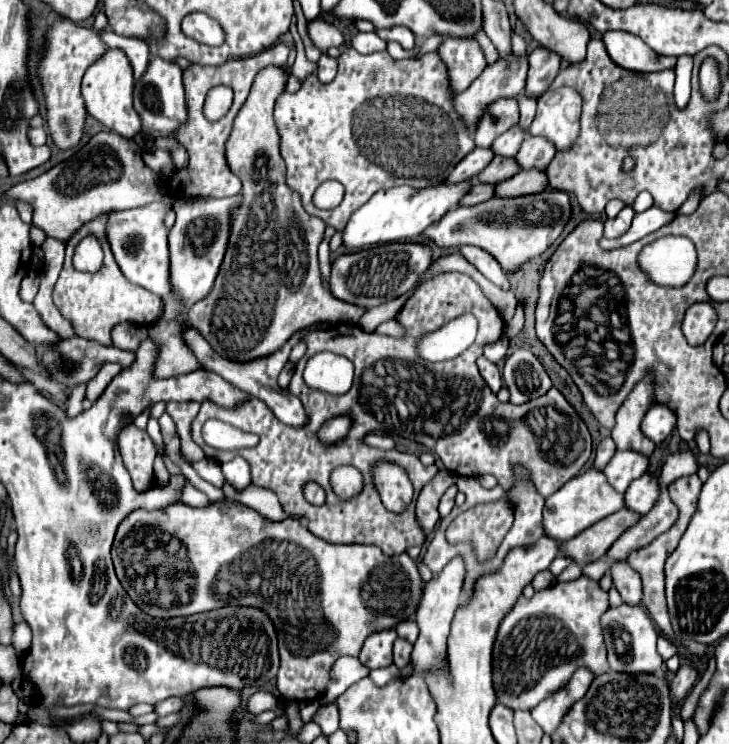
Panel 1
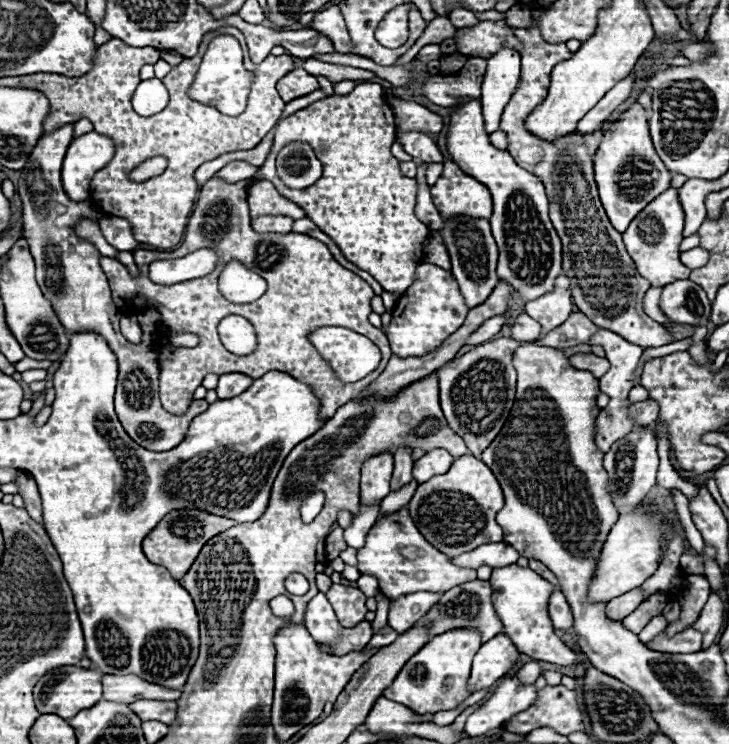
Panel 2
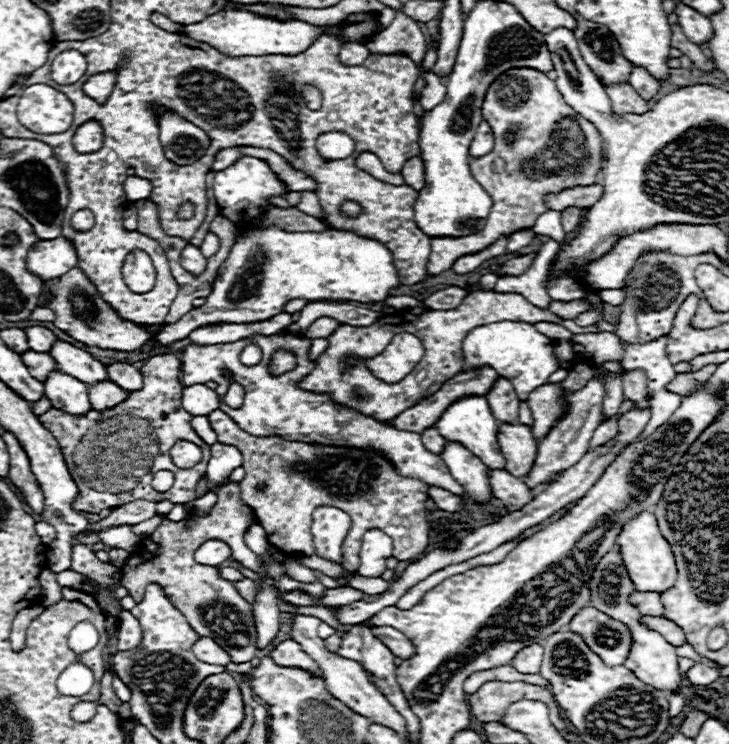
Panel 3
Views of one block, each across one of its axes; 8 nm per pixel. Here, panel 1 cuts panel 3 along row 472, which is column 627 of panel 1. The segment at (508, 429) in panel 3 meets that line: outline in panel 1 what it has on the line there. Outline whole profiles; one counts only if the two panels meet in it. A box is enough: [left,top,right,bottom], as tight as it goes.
[560,508,640,566]

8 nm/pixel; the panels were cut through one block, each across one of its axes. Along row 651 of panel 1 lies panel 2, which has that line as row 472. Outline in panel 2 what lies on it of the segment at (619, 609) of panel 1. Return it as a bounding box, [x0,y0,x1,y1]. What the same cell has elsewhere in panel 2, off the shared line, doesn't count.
[604,428,658,512]

